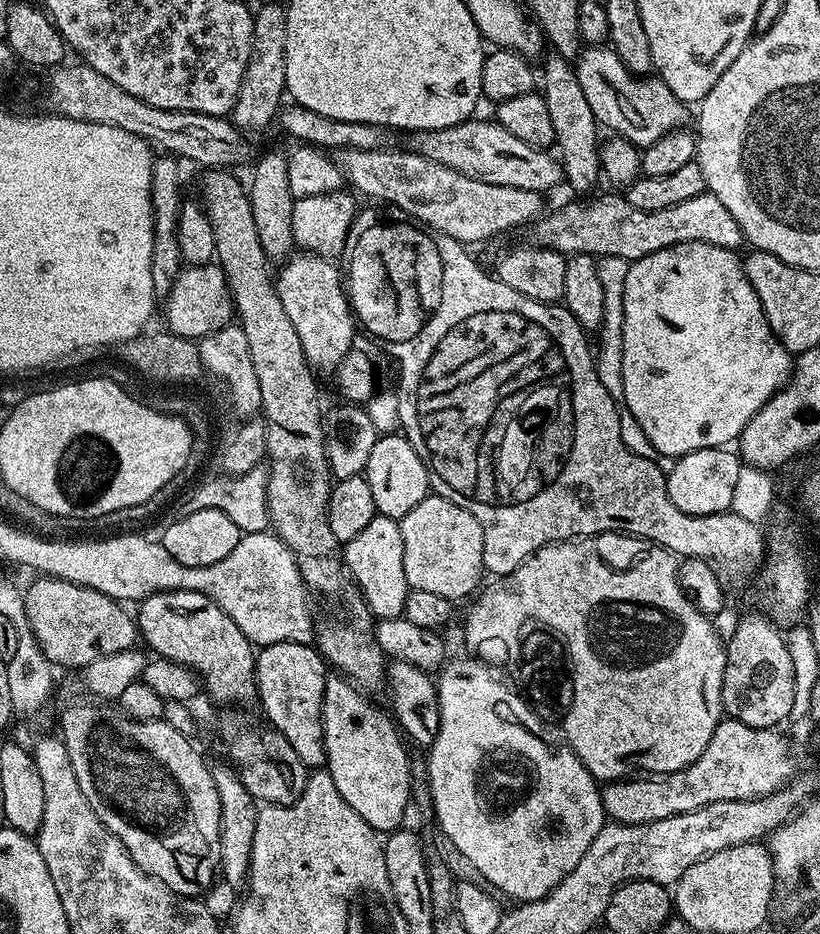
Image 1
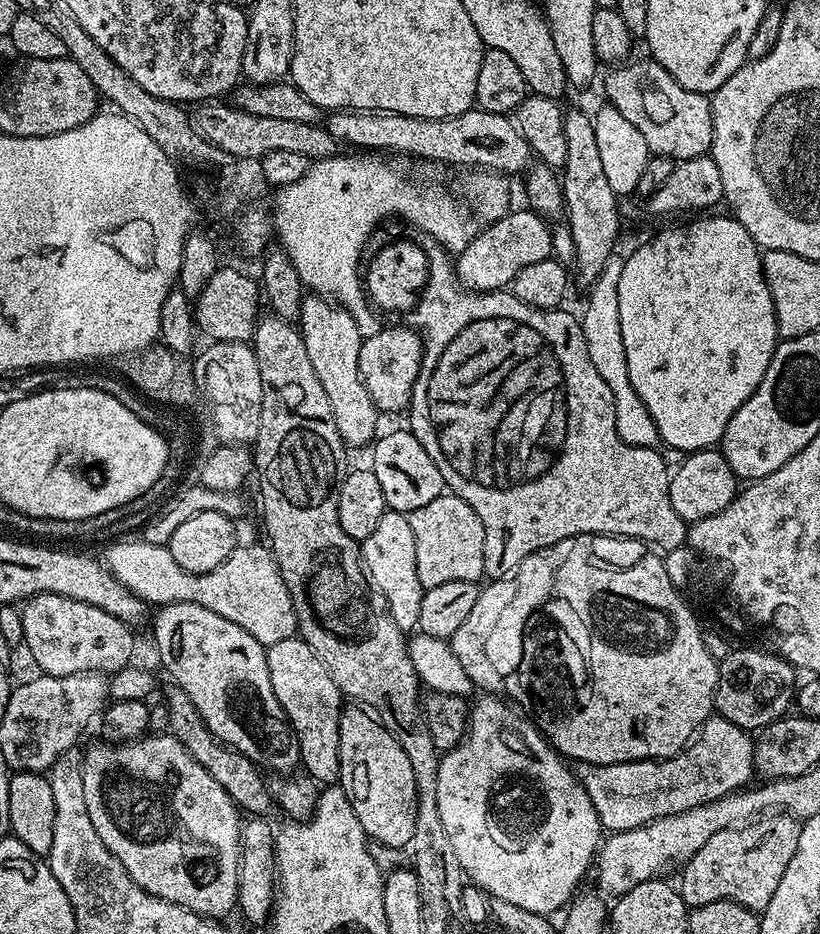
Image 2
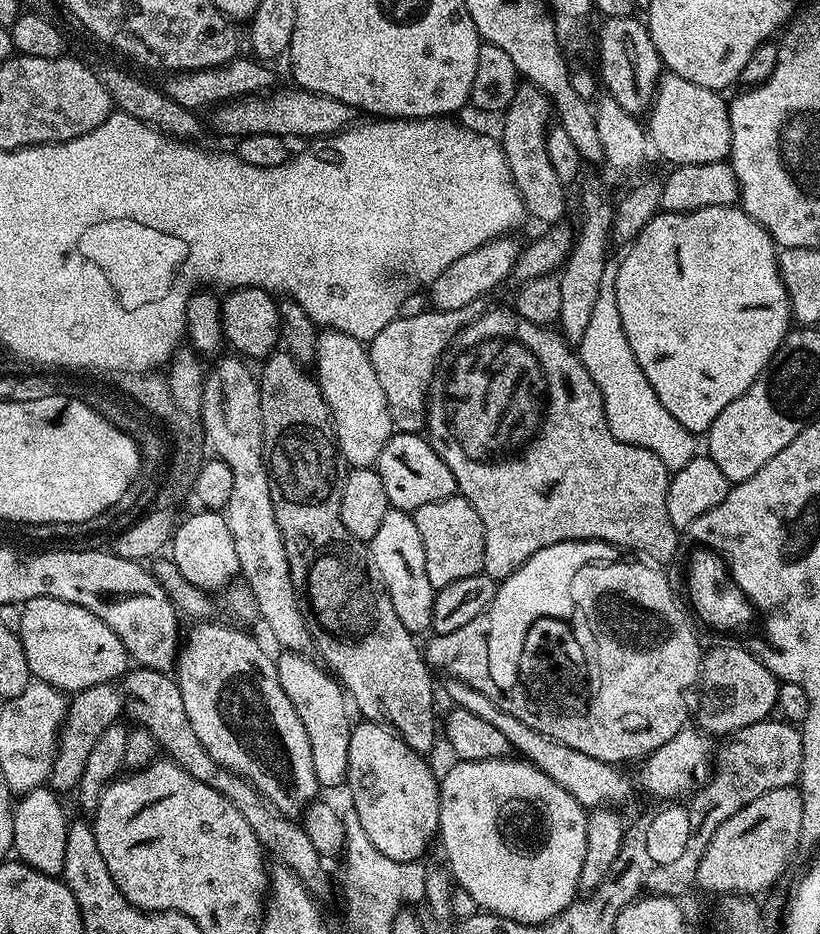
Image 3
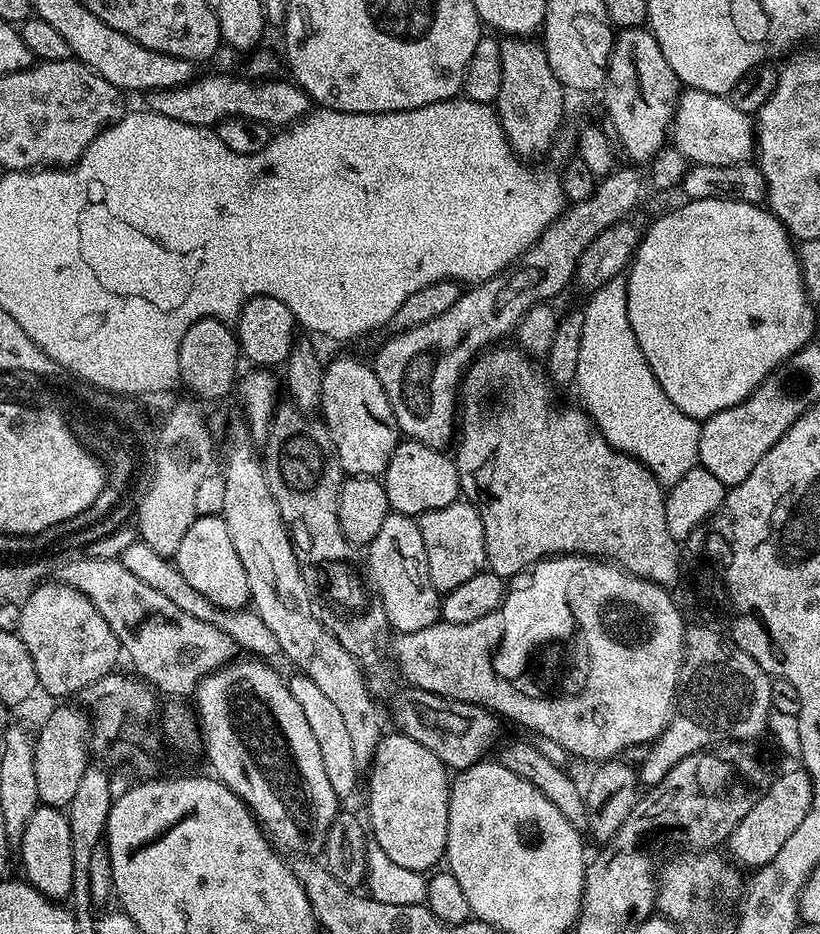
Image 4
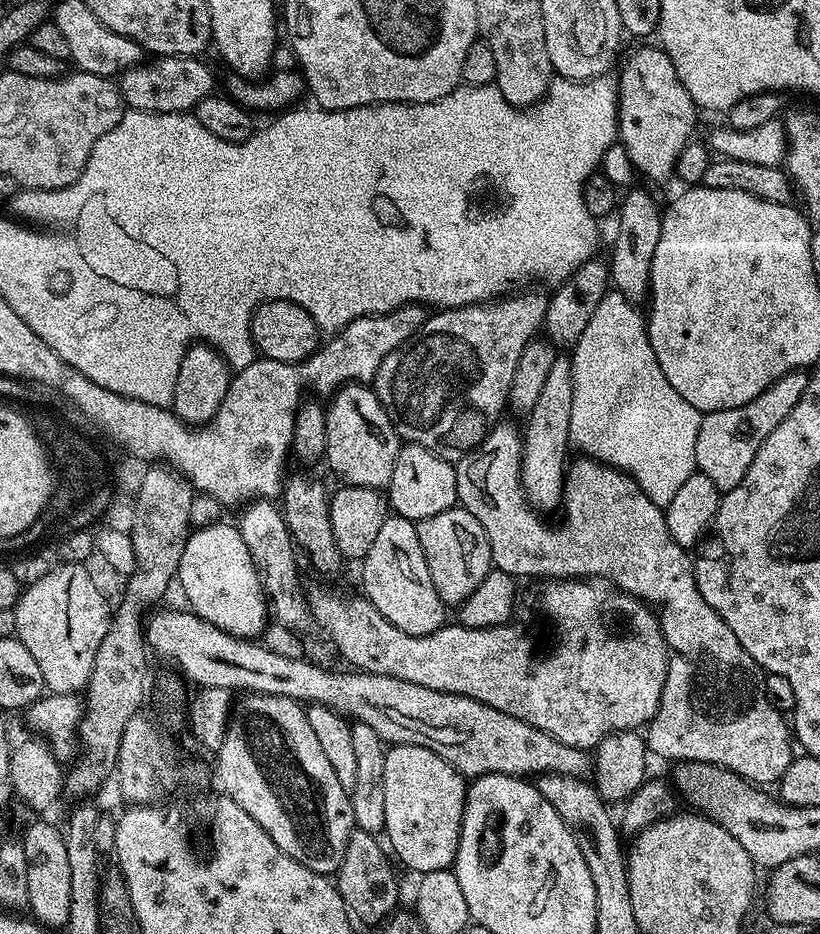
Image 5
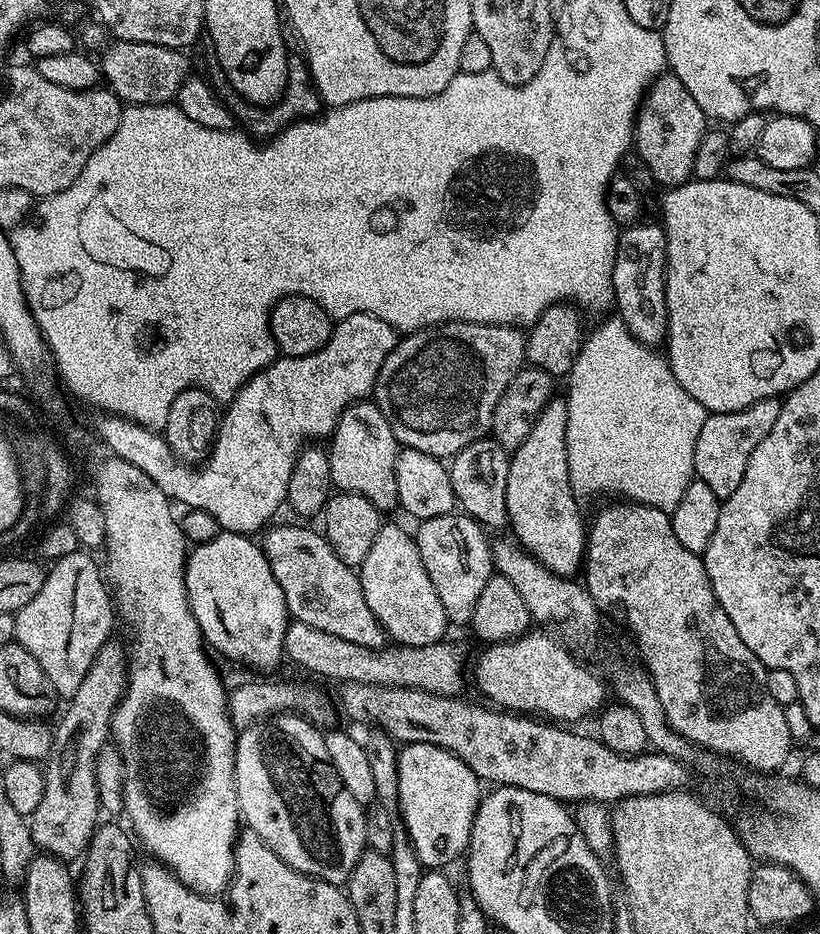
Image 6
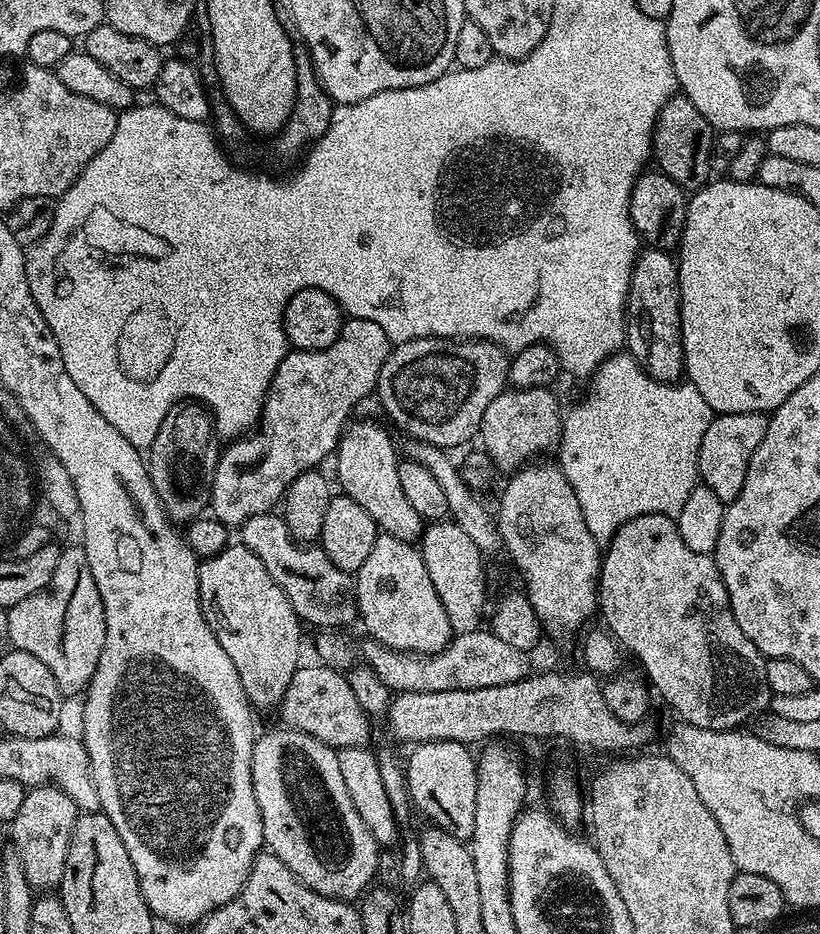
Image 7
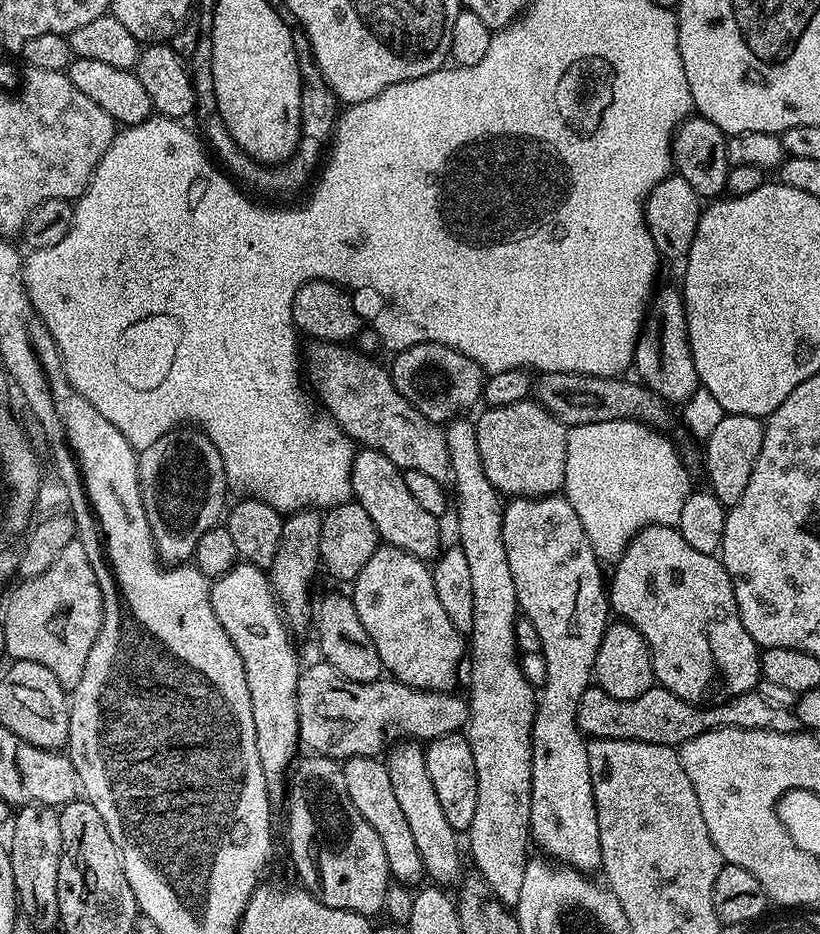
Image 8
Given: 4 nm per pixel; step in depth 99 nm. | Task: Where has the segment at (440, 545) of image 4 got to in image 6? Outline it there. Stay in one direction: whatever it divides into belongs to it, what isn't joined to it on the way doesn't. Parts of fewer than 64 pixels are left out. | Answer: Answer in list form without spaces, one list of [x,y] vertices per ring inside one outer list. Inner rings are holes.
[[[456,510],[438,518],[421,520],[415,527],[414,535],[418,554],[422,554],[422,566],[426,566],[426,574],[430,574],[430,582],[442,602],[442,610],[446,610],[449,625],[471,625],[474,606],[486,582],[490,582],[494,574],[492,547],[489,537],[484,537],[485,529],[471,516]]]

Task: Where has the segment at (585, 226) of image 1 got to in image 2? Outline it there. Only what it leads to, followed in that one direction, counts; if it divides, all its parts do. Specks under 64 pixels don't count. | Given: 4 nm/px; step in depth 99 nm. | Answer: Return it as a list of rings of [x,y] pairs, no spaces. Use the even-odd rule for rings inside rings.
[[[510,210],[487,225],[455,257],[454,271],[461,288],[470,292],[498,292],[507,289],[512,279],[526,266],[552,256],[552,229],[549,221],[531,210]]]

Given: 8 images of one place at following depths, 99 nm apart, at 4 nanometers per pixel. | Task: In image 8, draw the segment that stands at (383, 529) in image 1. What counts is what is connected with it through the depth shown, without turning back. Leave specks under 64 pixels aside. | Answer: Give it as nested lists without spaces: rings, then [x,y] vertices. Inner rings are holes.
[[[381,546],[374,550],[370,562],[362,566],[362,574],[351,581],[350,588],[354,610],[358,610],[358,618],[362,618],[366,634],[370,634],[378,650],[381,665],[387,671],[389,668],[395,679],[428,692],[447,692],[456,688],[456,671],[460,668],[460,659],[466,656],[466,640],[454,622],[446,618],[446,610],[442,610],[438,594],[434,591],[431,567],[425,561],[406,550]]]

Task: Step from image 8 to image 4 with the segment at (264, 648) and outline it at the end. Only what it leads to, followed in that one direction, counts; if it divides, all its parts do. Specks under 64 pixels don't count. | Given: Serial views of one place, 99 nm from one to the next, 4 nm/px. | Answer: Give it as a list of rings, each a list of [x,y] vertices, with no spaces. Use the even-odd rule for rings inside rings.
[[[223,515],[197,516],[178,545],[174,563],[182,578],[186,578],[186,582],[190,582],[190,586],[194,586],[202,598],[210,598],[214,606],[243,608],[249,603],[250,582],[246,582],[242,558],[238,558],[238,550],[234,550],[234,542],[230,542],[230,530]]]

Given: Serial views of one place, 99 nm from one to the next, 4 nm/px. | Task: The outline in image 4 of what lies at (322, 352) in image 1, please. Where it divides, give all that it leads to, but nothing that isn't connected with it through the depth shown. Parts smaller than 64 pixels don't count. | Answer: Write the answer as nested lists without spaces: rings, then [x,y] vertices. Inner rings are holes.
[[[352,356],[329,359],[324,365],[318,412],[336,447],[341,472],[348,476],[383,474],[402,433],[392,413],[390,398],[386,398],[386,390],[382,390],[382,382],[378,382],[371,363],[363,364]]]

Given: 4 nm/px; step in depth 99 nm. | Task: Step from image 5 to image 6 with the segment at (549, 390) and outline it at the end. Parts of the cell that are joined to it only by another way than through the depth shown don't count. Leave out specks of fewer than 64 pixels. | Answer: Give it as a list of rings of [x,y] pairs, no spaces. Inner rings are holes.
[[[553,395],[534,426],[530,426],[526,442],[511,453],[506,474],[506,510],[507,527],[516,535],[515,543],[554,574],[572,578],[581,571],[588,551],[588,529],[568,473],[567,417],[567,399]]]

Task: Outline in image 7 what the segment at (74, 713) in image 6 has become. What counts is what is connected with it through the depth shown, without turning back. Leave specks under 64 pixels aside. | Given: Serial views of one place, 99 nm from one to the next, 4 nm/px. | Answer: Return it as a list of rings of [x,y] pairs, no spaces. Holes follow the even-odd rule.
[[[47,783],[40,787],[29,787],[18,809],[18,818],[10,821],[12,828],[11,845],[18,858],[22,858],[22,870],[26,870],[26,882],[40,894],[48,894],[59,889],[62,874],[66,870],[66,854],[72,837],[72,827],[76,825],[77,804],[62,788]]]

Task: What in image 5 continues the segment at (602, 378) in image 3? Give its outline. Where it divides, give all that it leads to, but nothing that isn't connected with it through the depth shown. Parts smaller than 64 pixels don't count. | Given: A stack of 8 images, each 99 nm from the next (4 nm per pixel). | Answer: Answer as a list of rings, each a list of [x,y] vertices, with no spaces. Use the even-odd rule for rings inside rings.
[[[610,290],[598,302],[594,315],[582,330],[582,338],[571,349],[570,359],[574,370],[574,410],[570,410],[571,443],[581,448],[585,457],[608,464],[627,476],[647,481],[648,472],[664,472],[668,480],[679,482],[689,470],[696,468],[694,446],[698,442],[698,426],[701,412],[666,379],[658,358],[654,358],[654,346],[650,346],[648,325],[643,311],[621,292]]]

